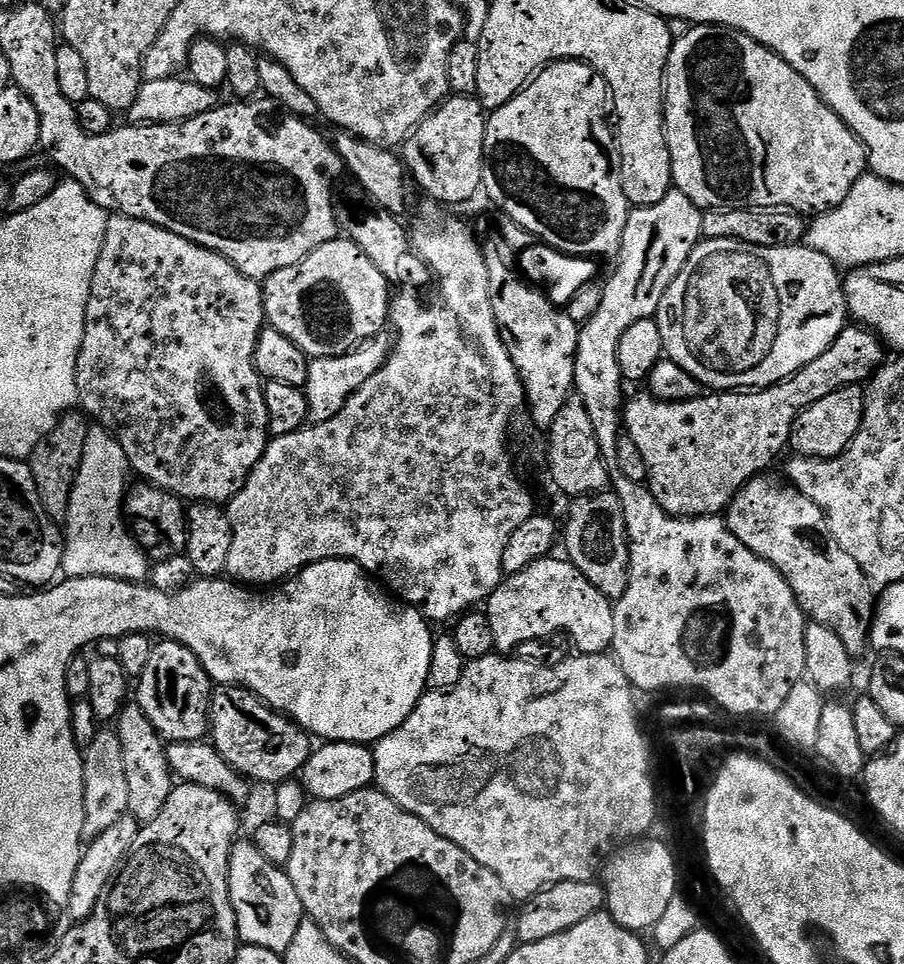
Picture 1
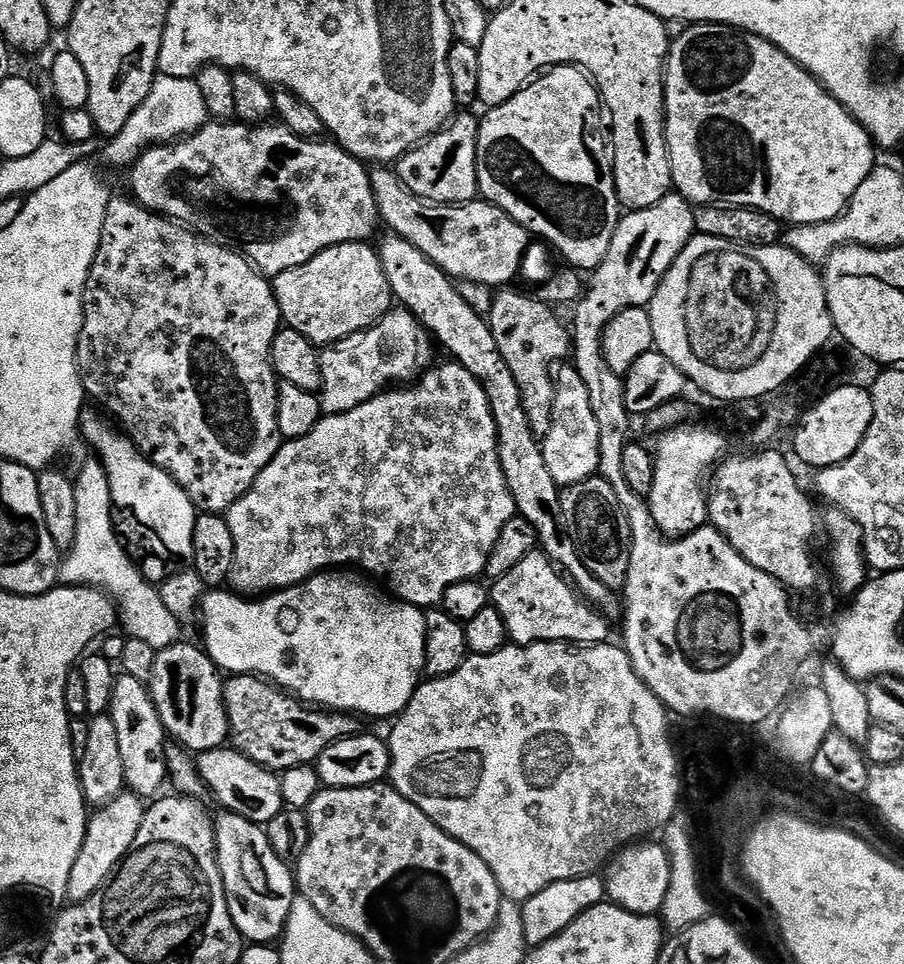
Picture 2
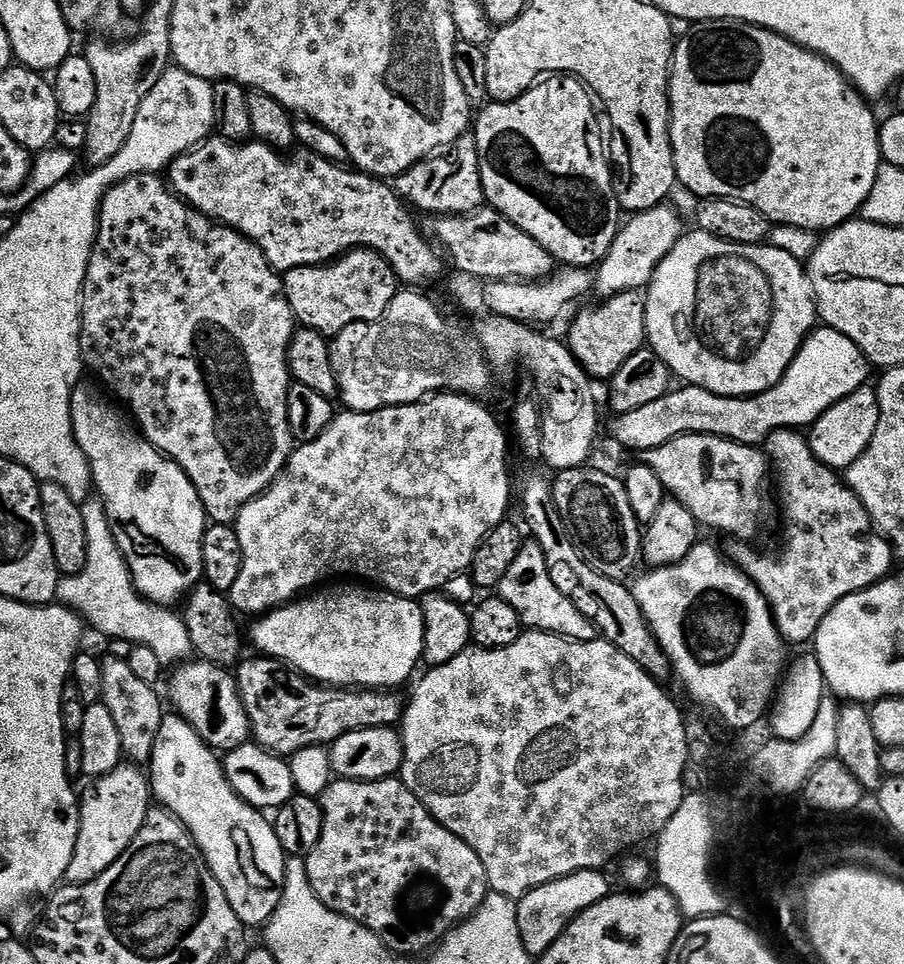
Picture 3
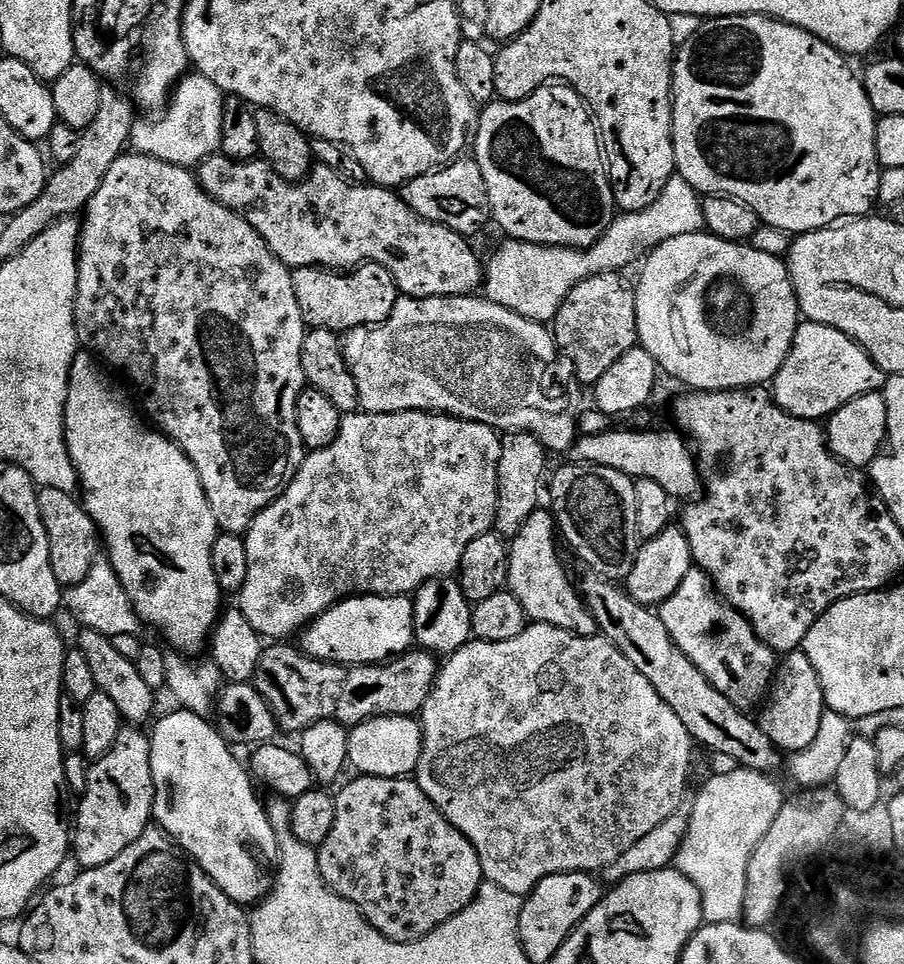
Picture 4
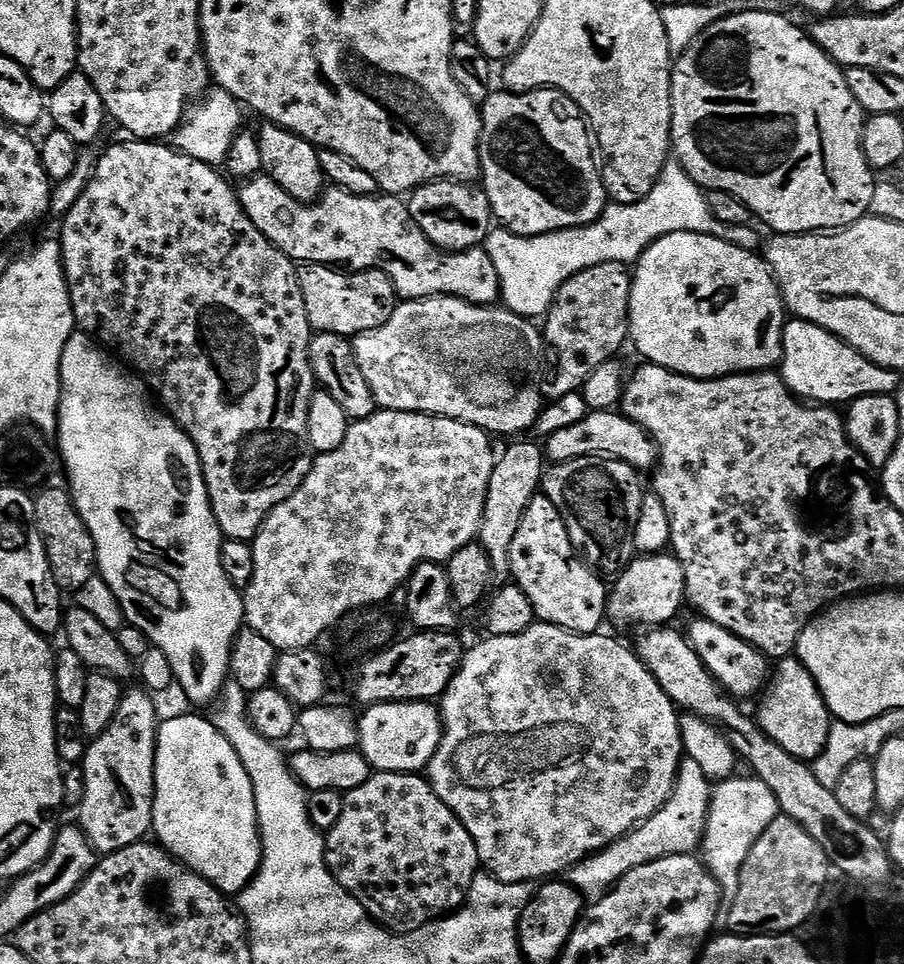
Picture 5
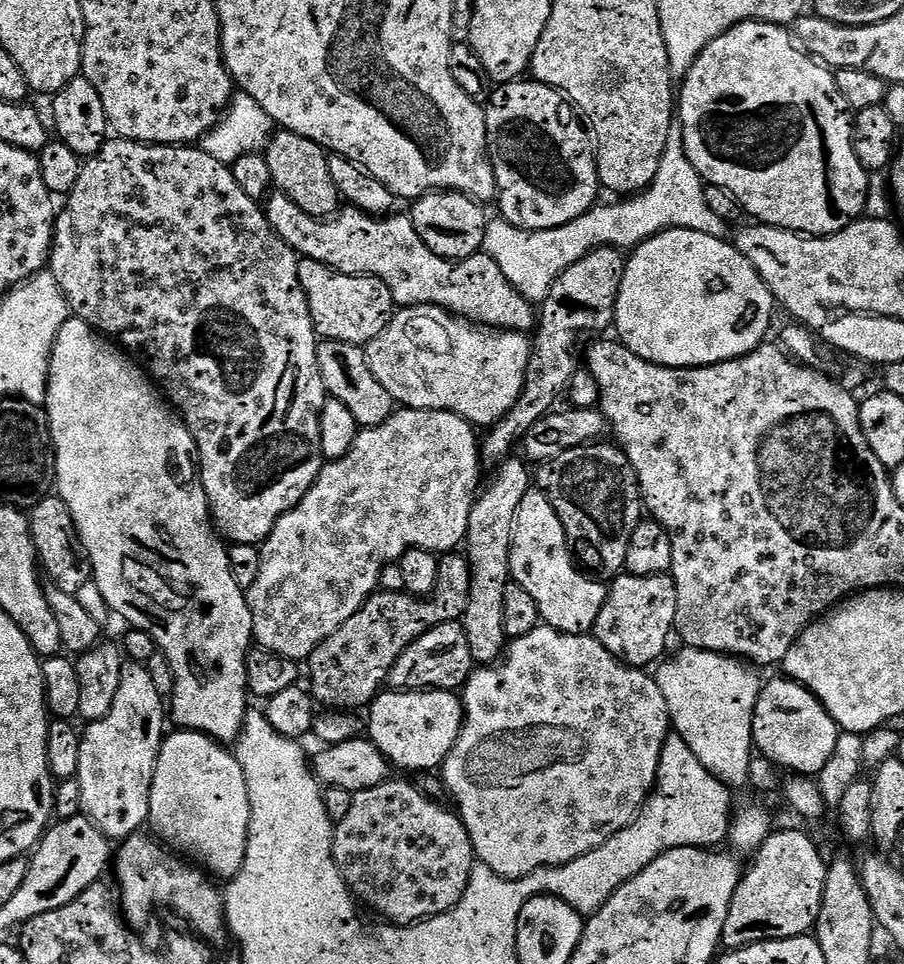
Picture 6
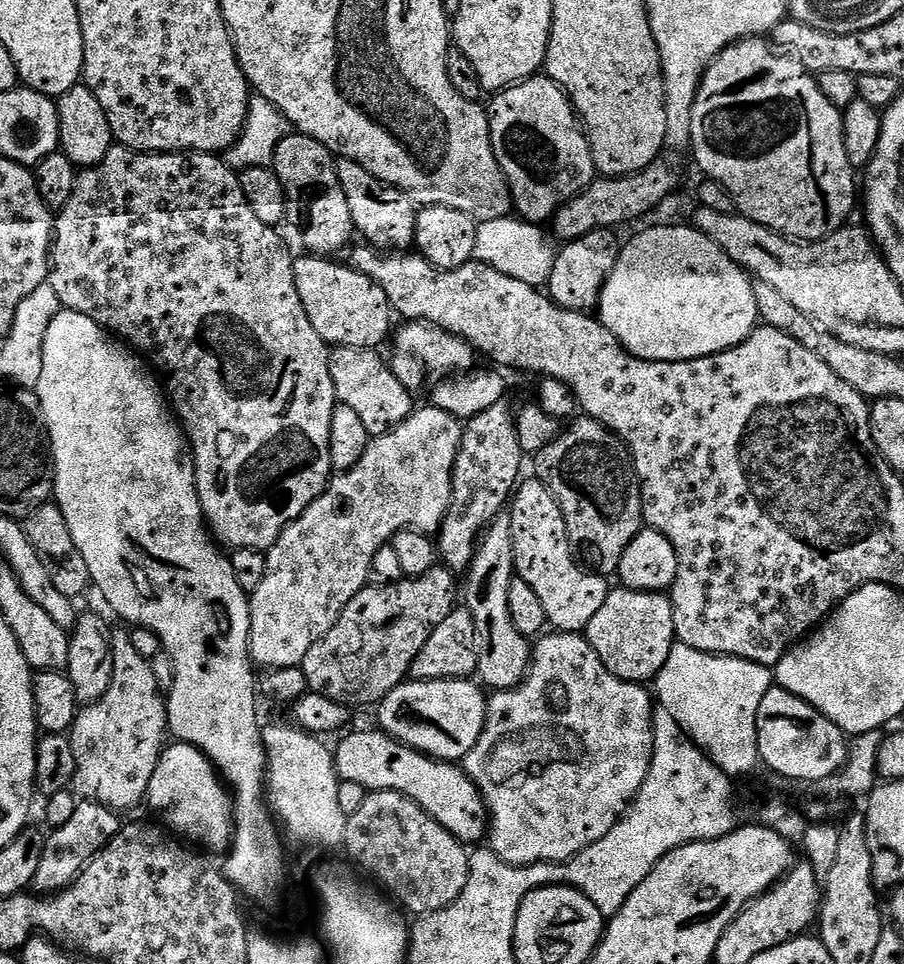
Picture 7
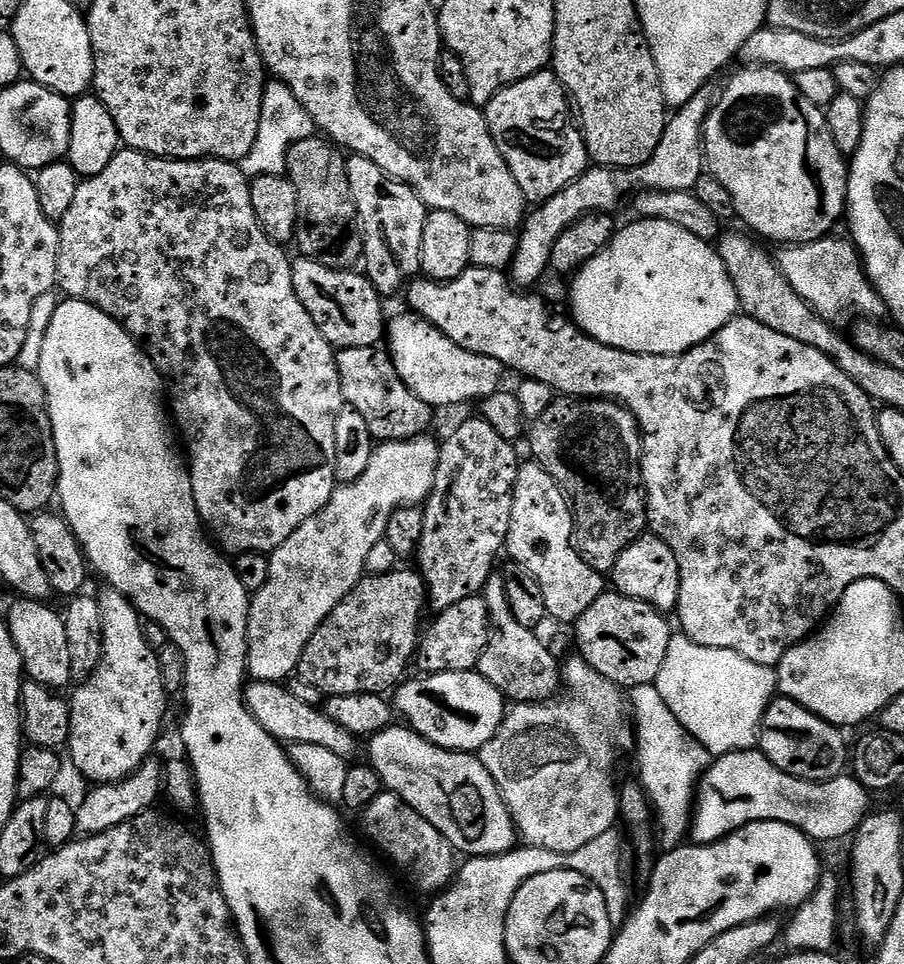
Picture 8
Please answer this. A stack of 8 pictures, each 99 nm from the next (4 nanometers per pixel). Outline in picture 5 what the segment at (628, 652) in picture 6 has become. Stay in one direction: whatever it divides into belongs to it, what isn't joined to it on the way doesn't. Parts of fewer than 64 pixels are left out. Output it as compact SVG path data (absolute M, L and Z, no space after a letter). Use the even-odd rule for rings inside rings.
M667 551L656 553L655 556L637 555L632 563L615 577L608 594L608 611L606 613L610 624L616 628L636 628L639 624L644 626L668 626L672 619L680 612L680 607L685 607L686 578L682 570L682 562Z

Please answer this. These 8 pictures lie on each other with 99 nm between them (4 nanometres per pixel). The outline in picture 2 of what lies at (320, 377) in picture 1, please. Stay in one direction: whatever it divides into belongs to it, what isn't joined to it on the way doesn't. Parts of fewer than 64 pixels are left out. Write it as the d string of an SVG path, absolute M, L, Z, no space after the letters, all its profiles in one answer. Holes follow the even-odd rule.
M393 310L374 327L327 345L320 352L322 386L318 395L321 413L324 416L341 416L393 386L415 381L433 363L432 348L434 341L431 335L416 315L407 310Z

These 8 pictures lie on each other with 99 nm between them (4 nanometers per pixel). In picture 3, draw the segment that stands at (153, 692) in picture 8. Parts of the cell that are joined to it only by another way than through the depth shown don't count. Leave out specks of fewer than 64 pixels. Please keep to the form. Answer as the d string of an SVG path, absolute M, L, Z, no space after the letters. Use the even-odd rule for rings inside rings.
M121 762L111 774L95 781L96 792L90 793L85 800L83 797L78 842L66 877L68 884L86 884L110 870L144 828L154 797L149 777L139 771L143 772L135 763Z

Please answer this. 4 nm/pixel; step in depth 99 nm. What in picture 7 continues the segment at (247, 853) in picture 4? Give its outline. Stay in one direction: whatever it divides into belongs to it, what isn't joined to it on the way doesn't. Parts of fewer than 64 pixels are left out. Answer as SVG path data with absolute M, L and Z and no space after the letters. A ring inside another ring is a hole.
M172 742L165 747L154 770L154 778L150 778L146 804L161 816L159 819L177 837L193 845L201 844L196 846L201 849L209 848L204 849L209 853L227 853L231 849L234 835L234 801L220 773L208 761L206 754L194 745Z

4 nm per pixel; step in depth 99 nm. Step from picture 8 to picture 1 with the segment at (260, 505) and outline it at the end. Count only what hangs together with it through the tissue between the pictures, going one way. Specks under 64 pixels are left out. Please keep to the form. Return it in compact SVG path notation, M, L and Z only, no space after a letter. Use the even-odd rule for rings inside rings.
M119 214L109 215L106 220L104 245L98 254L98 266L92 275L90 298L86 302L84 337L76 367L79 407L99 427L109 432L122 446L122 450L126 450L128 467L135 475L137 472L144 479L141 481L147 482L153 488L161 488L184 502L227 505L228 501L233 500L244 489L248 475L263 458L270 439L264 384L254 366L254 350L265 327L263 287L257 281L246 278L246 274L238 270L238 266L234 266L216 252L198 246L193 240L182 238L145 220Z

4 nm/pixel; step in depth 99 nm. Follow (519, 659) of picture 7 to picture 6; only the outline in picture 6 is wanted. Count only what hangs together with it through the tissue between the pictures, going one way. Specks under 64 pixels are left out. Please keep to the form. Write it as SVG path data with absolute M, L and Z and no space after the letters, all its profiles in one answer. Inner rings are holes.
M509 458L499 465L495 469L496 477L488 484L488 489L481 491L476 497L476 502L473 504L472 509L470 510L470 522L468 523L468 533L464 535L463 547L466 549L466 555L468 558L468 565L470 566L470 602L466 605L466 614L462 621L464 629L466 630L466 638L470 642L470 654L472 655L473 661L480 666L491 666L501 659L502 653L506 648L506 637L504 635L504 623L502 622L502 602L506 602L506 586L510 583L510 569L508 563L510 562L510 550L512 549L512 531L514 530L514 518L516 517L516 511L518 506L522 506L522 498L526 498L529 488L533 487L534 476L530 471L528 473L529 465L525 463L523 459L516 460L517 458Z

